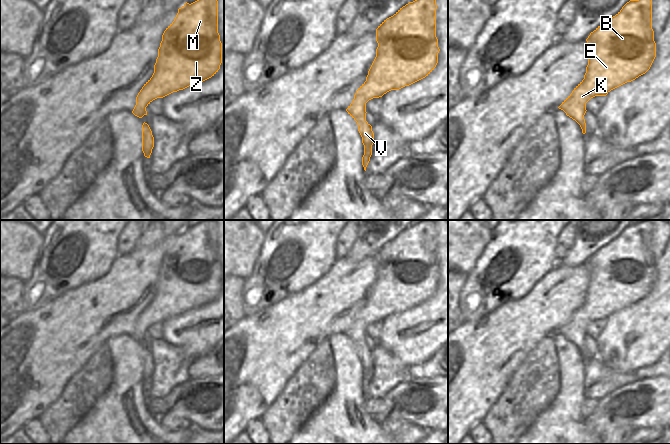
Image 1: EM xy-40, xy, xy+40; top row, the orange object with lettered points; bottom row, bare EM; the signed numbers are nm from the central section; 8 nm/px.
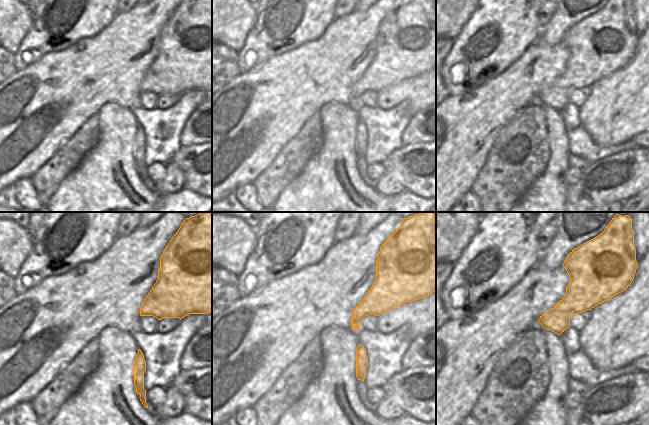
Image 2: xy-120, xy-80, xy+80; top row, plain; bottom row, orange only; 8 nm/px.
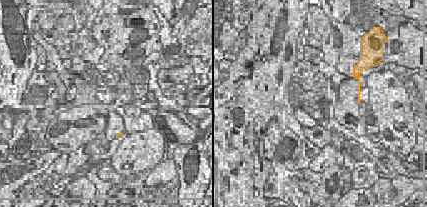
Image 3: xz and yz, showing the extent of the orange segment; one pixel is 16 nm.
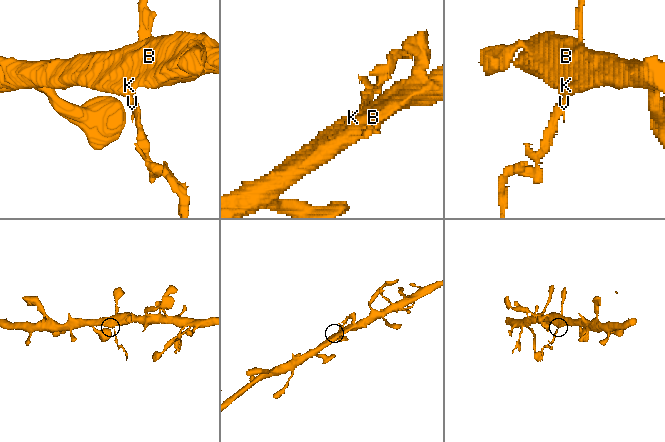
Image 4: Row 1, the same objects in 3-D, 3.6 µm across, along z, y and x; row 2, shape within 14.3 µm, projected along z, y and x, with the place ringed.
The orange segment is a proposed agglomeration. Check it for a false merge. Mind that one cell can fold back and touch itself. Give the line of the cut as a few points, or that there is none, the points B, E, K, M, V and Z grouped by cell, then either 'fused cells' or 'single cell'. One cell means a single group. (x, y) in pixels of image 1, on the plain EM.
cut in xy along (365, 343), (357, 346); B E K M Z / V; fused cells

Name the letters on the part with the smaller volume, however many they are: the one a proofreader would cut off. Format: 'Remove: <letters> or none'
Remove: V

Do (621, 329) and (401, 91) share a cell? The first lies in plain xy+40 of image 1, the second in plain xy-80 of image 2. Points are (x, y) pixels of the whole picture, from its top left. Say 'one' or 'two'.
one

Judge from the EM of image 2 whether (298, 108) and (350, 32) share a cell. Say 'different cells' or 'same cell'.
same cell

